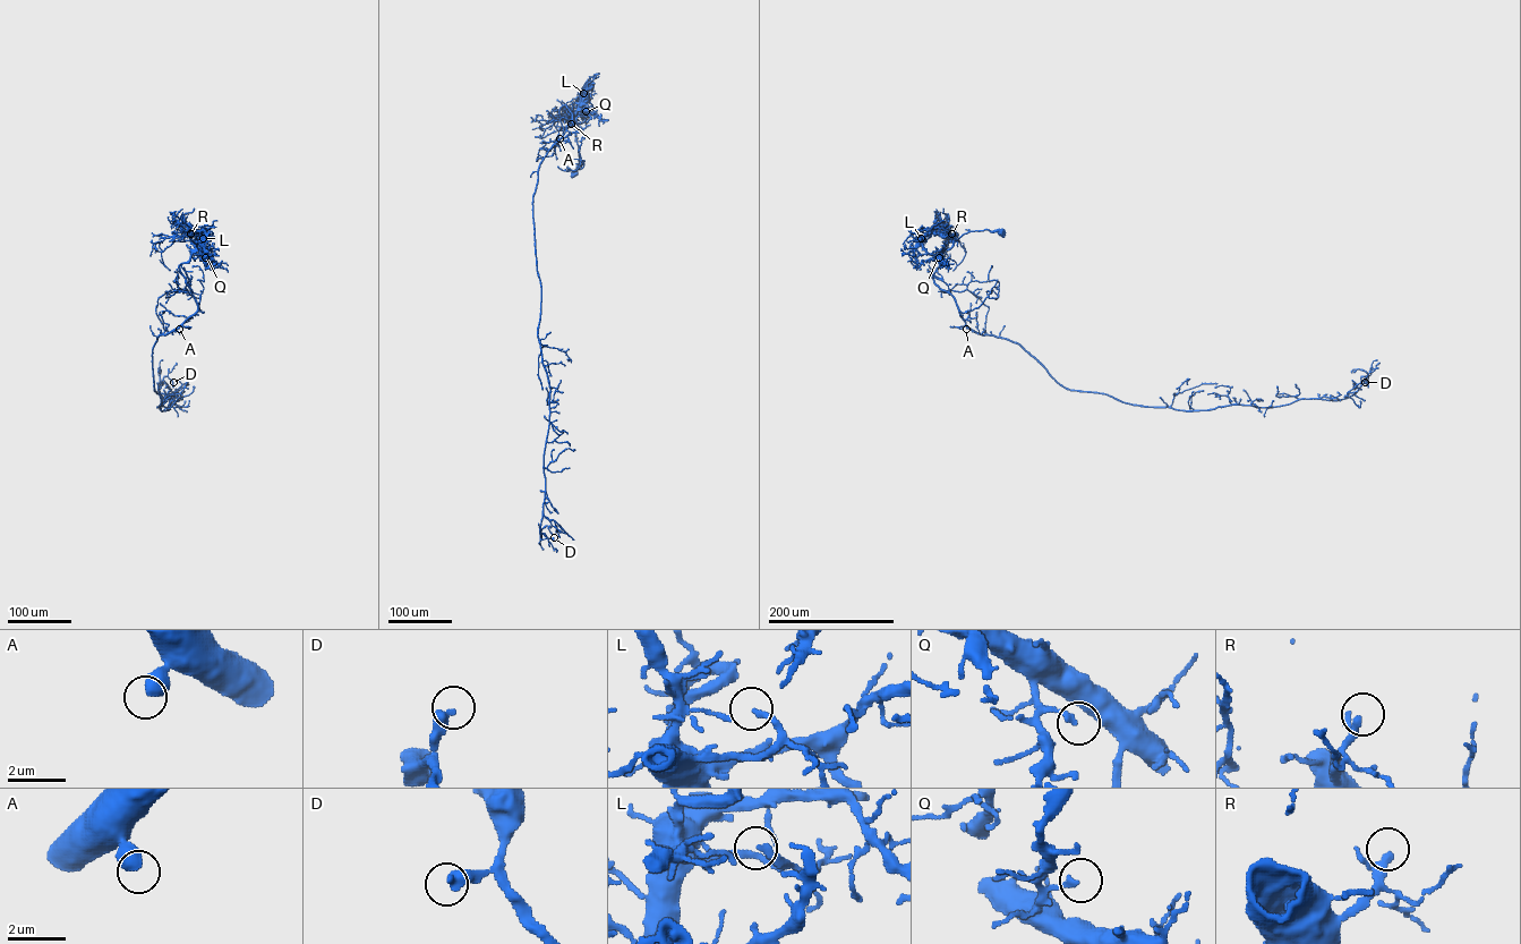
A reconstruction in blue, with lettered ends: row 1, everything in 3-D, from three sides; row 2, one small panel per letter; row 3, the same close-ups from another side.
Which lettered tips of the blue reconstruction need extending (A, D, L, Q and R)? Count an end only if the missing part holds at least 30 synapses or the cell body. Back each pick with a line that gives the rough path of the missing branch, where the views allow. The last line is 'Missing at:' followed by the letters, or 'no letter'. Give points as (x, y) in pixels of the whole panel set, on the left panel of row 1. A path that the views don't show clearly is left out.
Missing at: R

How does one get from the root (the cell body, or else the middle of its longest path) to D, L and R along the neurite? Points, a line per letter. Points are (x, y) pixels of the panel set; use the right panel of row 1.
D: (1002, 232), (942, 248), (933, 282), (968, 328), (1018, 343), (1069, 389), (1199, 410), (1341, 400), (1365, 382)
L: (1002, 232), (970, 231), (949, 248), (934, 254), (925, 251), (921, 238)
R: (1002, 232), (970, 231), (955, 241), (951, 234)

